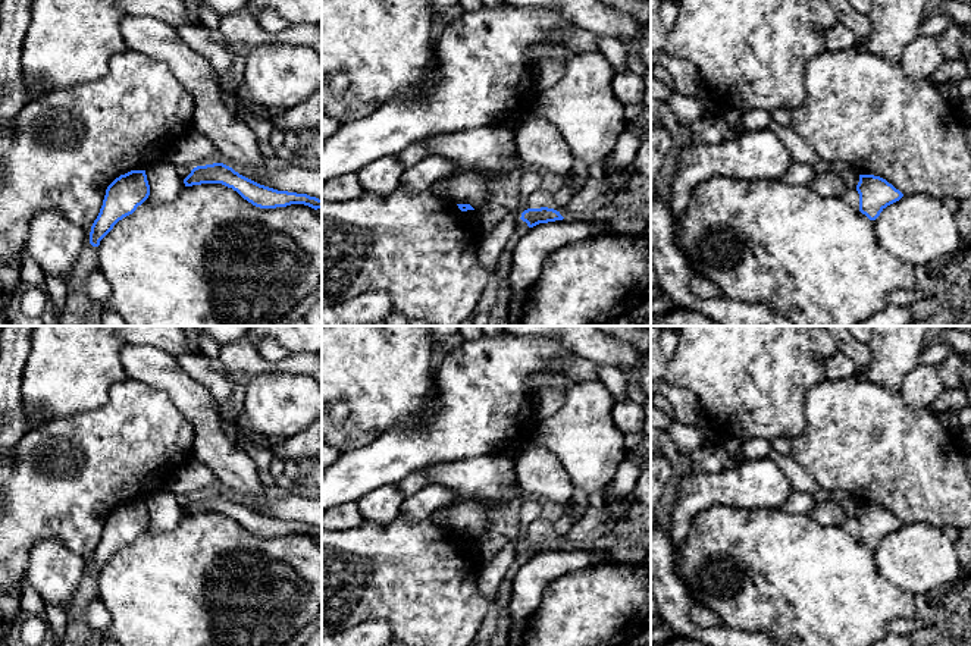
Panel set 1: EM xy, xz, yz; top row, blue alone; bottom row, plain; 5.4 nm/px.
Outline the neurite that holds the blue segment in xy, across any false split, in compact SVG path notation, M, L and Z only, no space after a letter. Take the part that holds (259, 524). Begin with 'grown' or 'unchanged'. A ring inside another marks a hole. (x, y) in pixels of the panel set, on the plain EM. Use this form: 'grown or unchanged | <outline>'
unchanged | M223 492L197 495L184 508L185 515L201 512L222 512L237 520L244 529L260 537L286 536L291 533L304 533L314 539L322 539L322 529L307 523L278 520L260 514Z

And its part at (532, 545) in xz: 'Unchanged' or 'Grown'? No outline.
Unchanged

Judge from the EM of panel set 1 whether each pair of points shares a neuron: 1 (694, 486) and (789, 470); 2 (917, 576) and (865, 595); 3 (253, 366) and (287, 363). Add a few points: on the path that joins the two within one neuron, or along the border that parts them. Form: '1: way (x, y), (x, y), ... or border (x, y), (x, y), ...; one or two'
1: border (767, 457), (783, 473), (792, 489); two
2: border (876, 554), (877, 570), (892, 583), (914, 595); two
3: way (262, 366), (278, 366); one

